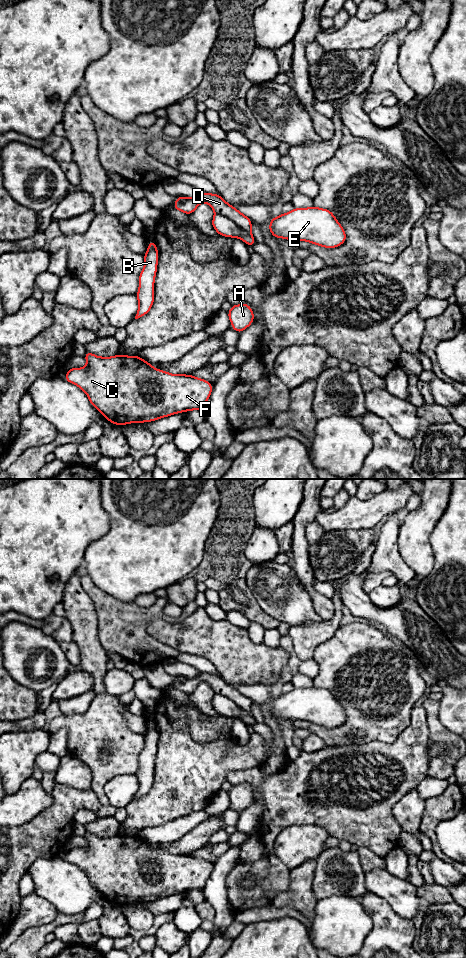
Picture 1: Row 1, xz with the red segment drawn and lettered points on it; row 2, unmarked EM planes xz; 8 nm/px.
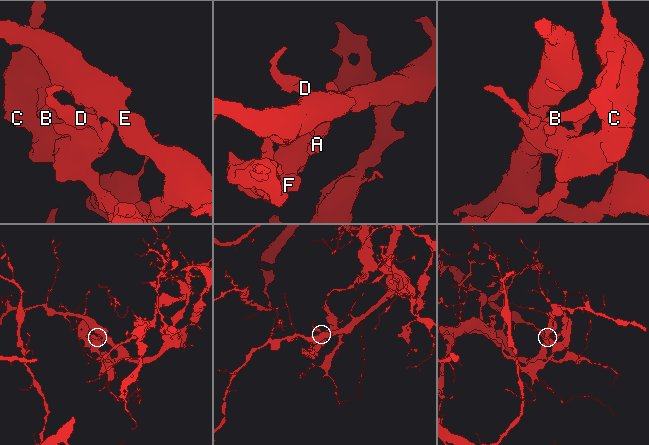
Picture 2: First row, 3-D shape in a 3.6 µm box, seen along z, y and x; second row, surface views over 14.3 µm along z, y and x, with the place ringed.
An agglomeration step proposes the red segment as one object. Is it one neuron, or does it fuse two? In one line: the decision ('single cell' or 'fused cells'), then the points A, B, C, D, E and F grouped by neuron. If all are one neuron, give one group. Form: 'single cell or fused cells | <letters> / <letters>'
fused cells | A B C D F / E

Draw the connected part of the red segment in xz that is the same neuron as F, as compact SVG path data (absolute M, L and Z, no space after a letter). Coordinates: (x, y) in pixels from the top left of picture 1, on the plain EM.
M85 833L87 846L67 849L64 859L81 868L90 883L106 898L118 906L142 903L189 890L202 890L212 873L212 864L189 855L175 855L155 849L139 836L116 835L98 837Z

